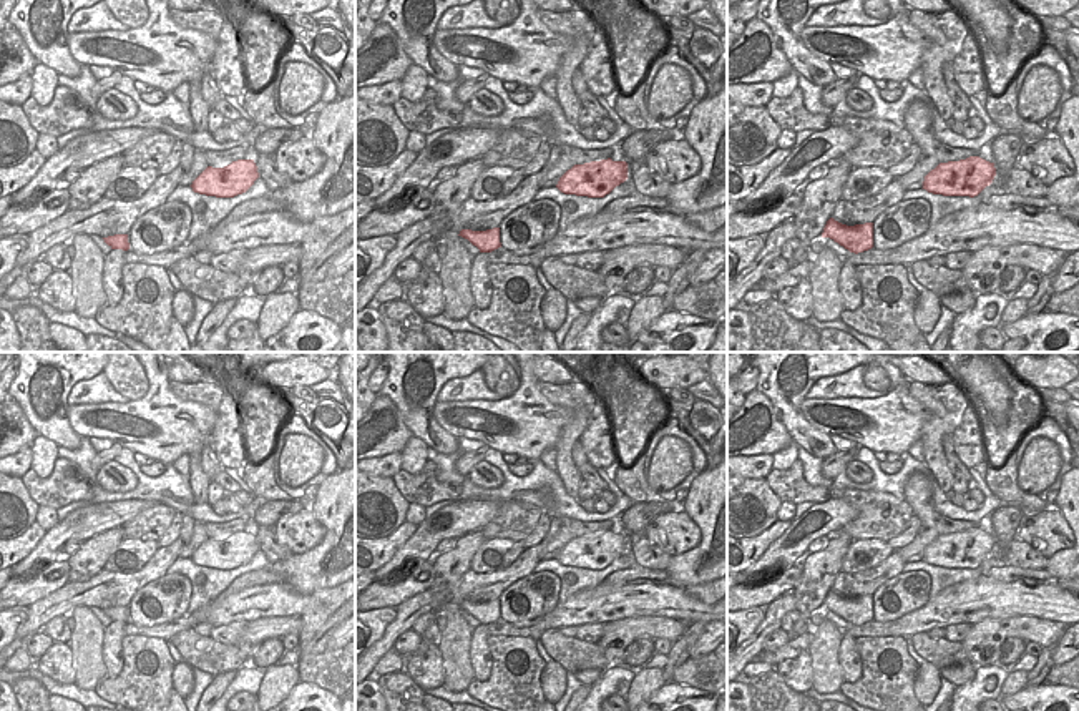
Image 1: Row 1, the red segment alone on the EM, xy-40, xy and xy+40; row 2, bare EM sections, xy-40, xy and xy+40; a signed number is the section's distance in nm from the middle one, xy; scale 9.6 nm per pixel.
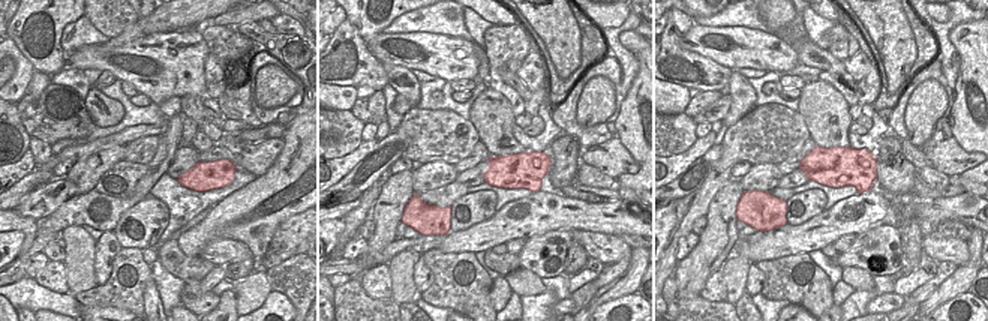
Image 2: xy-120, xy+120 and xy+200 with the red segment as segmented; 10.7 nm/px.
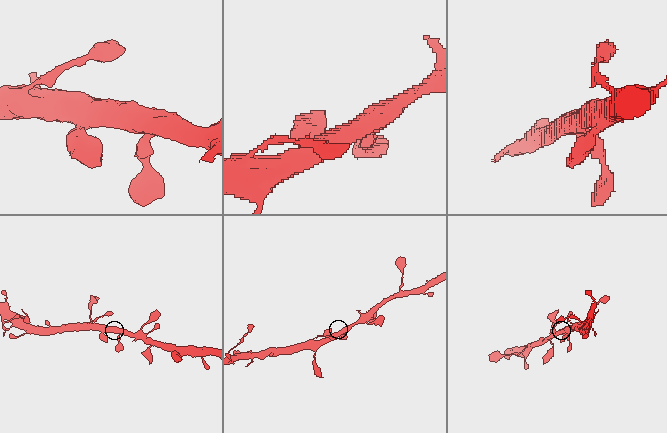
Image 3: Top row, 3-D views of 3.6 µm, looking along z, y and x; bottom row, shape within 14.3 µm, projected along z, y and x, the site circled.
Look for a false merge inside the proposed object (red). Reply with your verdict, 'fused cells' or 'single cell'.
single cell

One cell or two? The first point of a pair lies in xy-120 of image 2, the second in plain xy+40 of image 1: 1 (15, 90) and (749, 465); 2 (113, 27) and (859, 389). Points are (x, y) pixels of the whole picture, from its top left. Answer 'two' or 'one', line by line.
1: one
2: two

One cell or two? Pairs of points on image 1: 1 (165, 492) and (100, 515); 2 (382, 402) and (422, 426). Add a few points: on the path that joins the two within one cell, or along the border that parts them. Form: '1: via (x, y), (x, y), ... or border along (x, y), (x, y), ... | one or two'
1: border along (107, 500), (158, 502) | two
2: border along (380, 392), (390, 399), (402, 422), (414, 434) | two

